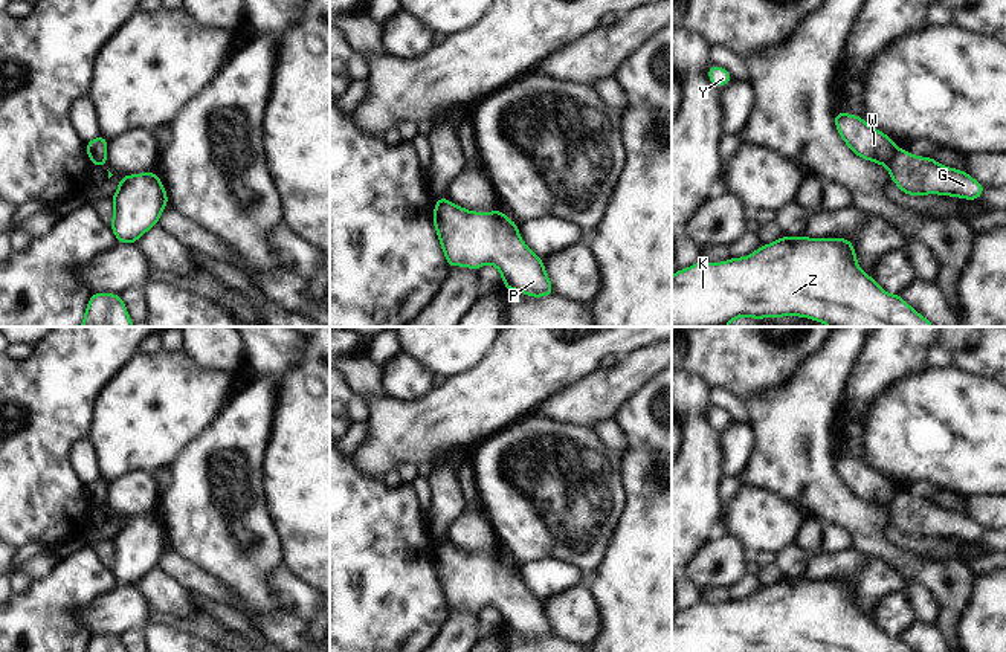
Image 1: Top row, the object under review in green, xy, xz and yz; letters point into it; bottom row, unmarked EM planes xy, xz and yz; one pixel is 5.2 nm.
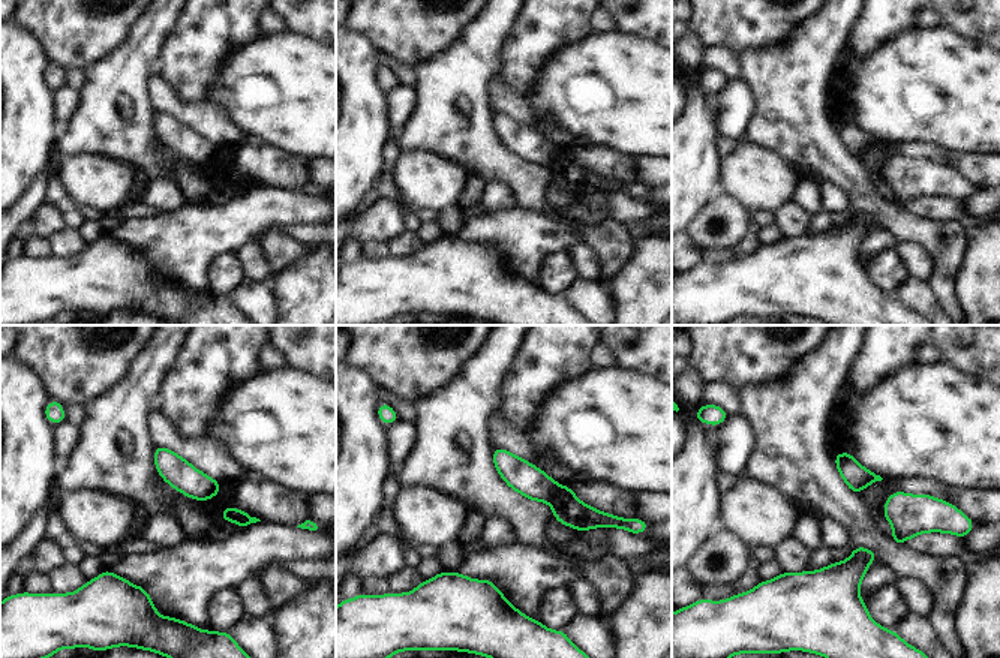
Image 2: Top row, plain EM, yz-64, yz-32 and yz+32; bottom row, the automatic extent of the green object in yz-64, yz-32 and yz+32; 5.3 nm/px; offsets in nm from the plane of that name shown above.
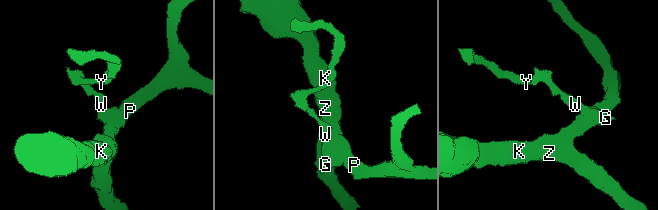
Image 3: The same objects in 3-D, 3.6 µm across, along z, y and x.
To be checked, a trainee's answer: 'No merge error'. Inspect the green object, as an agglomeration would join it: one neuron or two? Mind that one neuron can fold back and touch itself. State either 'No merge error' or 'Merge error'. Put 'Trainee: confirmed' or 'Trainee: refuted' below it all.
Merge error
Trainee: refuted

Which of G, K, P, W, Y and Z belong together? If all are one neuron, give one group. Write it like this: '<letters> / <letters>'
G K P Z / W Y

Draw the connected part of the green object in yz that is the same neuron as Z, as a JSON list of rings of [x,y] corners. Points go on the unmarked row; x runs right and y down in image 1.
[[[782,579],[777,583],[760,588],[745,600],[730,600],[728,603],[710,606],[699,603],[684,612],[676,612],[672,618],[672,652],[913,652],[899,637],[884,634],[872,618],[866,617],[855,599],[853,586],[846,580],[804,580]]]

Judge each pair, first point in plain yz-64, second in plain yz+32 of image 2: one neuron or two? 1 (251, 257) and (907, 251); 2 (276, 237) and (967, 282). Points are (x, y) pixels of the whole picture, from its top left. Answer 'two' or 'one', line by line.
1: one
2: two

